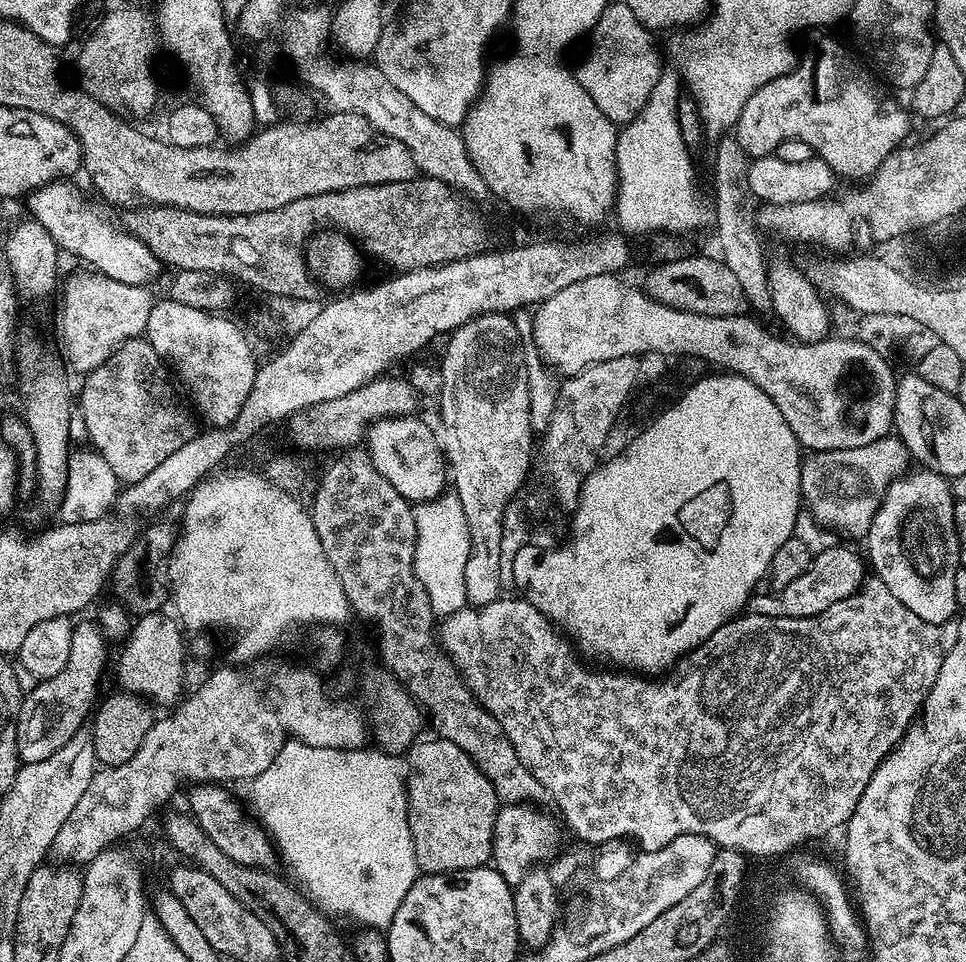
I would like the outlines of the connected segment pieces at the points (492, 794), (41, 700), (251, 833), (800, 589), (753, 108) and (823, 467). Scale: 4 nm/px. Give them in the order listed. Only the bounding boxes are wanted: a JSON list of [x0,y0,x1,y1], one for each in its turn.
[[406,739,498,873],[16,623,108,764],[188,782,278,868],[746,548,866,618],[734,36,908,182],[800,434,910,537]]

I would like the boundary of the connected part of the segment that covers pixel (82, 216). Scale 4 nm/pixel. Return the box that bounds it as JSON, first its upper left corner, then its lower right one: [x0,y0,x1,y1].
[27,178,162,286]

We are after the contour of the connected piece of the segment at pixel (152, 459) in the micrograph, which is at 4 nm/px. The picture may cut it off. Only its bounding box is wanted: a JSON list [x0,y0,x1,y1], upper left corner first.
[78,338,198,485]

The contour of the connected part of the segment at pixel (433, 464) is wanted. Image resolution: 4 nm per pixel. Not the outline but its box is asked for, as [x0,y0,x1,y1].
[364,416,448,503]

